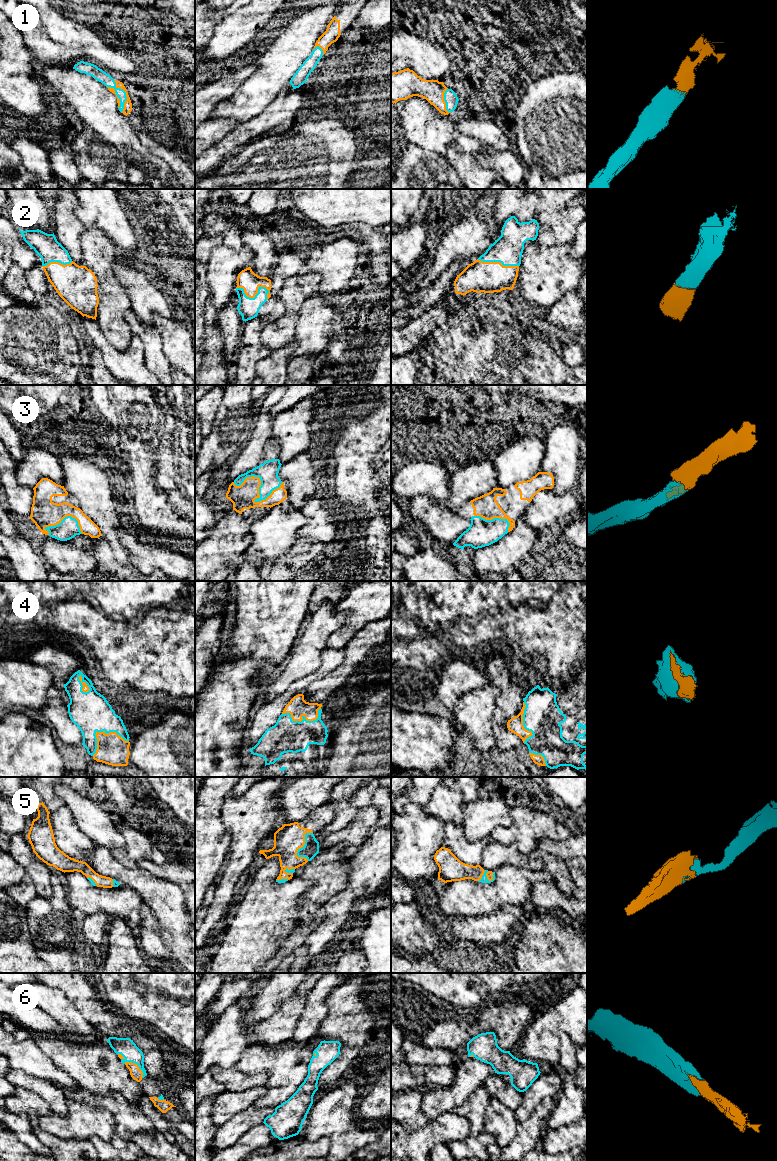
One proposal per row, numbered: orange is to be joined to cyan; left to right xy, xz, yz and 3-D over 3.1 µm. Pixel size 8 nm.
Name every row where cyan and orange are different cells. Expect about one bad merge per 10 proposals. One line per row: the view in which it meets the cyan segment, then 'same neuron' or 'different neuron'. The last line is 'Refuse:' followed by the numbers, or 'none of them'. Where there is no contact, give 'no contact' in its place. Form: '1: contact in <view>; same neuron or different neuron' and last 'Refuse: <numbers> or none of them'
1: contact in xy; same neuron
2: contact in xz; same neuron
3: contact in xz; same neuron
4: contact in xy; same neuron
5: contact in xz; same neuron
6: contact in xy; same neuron
Refuse: none of them

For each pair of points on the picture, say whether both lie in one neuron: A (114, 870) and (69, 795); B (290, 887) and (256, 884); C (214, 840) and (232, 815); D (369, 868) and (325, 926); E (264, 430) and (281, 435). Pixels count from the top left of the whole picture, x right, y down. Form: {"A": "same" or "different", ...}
{"A": "different", "B": "same", "C": "different", "D": "same", "E": "different"}

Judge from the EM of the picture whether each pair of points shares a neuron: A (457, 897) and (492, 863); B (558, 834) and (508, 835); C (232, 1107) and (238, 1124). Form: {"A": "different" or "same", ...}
{"A": "different", "B": "same", "C": "different"}

